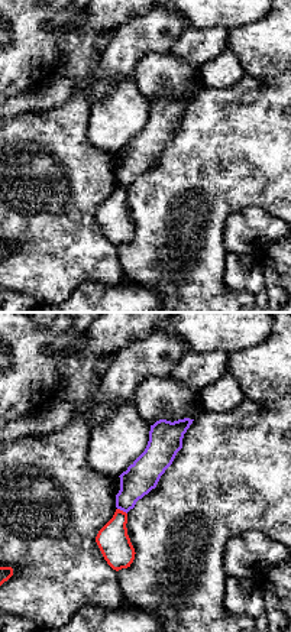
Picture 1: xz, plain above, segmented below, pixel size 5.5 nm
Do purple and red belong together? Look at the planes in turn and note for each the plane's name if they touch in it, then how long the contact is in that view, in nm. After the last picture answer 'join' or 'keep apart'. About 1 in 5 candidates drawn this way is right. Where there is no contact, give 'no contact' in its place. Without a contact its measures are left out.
contact in xz; length 70 nm

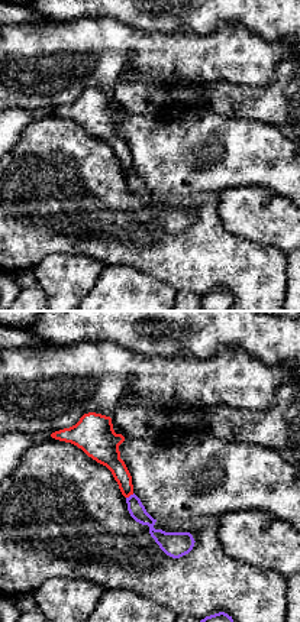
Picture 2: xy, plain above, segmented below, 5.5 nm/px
contact in xy; length 50 nm

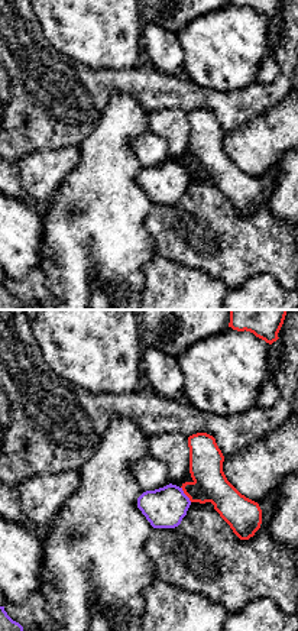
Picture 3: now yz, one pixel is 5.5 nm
contact in yz; length 110 nm

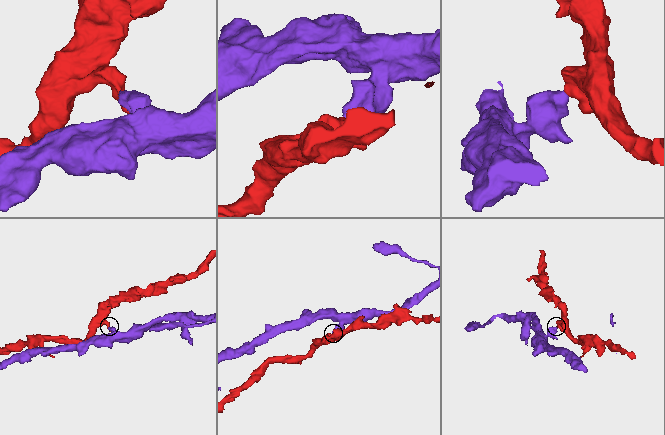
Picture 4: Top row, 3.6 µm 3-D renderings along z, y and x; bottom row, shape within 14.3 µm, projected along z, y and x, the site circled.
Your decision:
keep apart

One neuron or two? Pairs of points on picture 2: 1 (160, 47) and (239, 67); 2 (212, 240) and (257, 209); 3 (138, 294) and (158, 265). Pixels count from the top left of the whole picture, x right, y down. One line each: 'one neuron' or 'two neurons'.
1: one neuron
2: two neurons
3: two neurons

